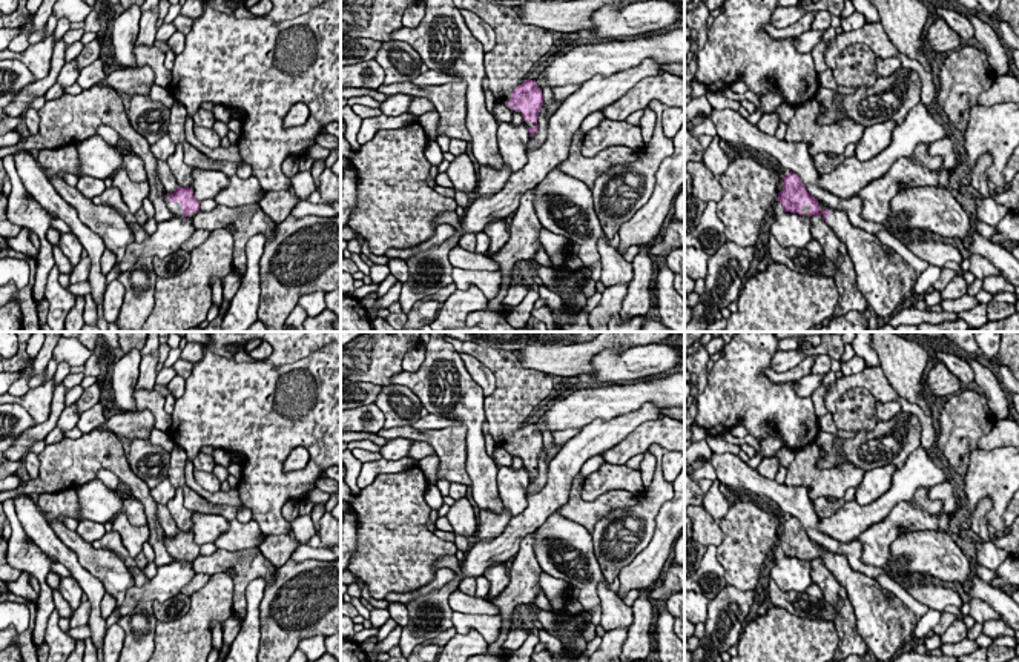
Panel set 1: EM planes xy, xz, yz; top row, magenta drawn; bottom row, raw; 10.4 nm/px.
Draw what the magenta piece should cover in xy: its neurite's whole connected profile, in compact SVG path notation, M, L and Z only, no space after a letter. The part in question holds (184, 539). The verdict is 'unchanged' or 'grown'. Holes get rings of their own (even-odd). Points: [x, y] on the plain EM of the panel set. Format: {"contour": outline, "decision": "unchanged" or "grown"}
{"contour": "M178 530L173 538L164 538L167 553L173 561L195 561L200 556L200 545L192 531Z", "decision": "grown"}

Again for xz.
{"contour": "M447 335L444 338L460 355L477 358L496 376L494 392L483 399L490 435L496 447L523 461L533 481L539 473L537 459L543 450L543 439L536 424L525 421L534 413L536 405L549 396L552 376L523 367L514 352L483 347Z", "decision": "grown"}

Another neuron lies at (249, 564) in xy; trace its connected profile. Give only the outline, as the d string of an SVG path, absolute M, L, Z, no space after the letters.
M259 547L238 551L218 548L215 553L209 556L200 554L193 561L195 573L206 573L209 576L213 576L216 573L226 573L227 570L235 571L233 613L244 621L247 608L247 585L256 578L262 578L265 581L265 585L272 584L275 581L276 567L264 558Z

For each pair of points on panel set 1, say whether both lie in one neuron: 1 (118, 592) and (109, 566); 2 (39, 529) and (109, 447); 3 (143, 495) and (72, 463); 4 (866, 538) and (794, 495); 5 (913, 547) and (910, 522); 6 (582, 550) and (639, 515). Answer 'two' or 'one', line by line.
1: one
2: two
3: one
4: two
5: two
6: two

